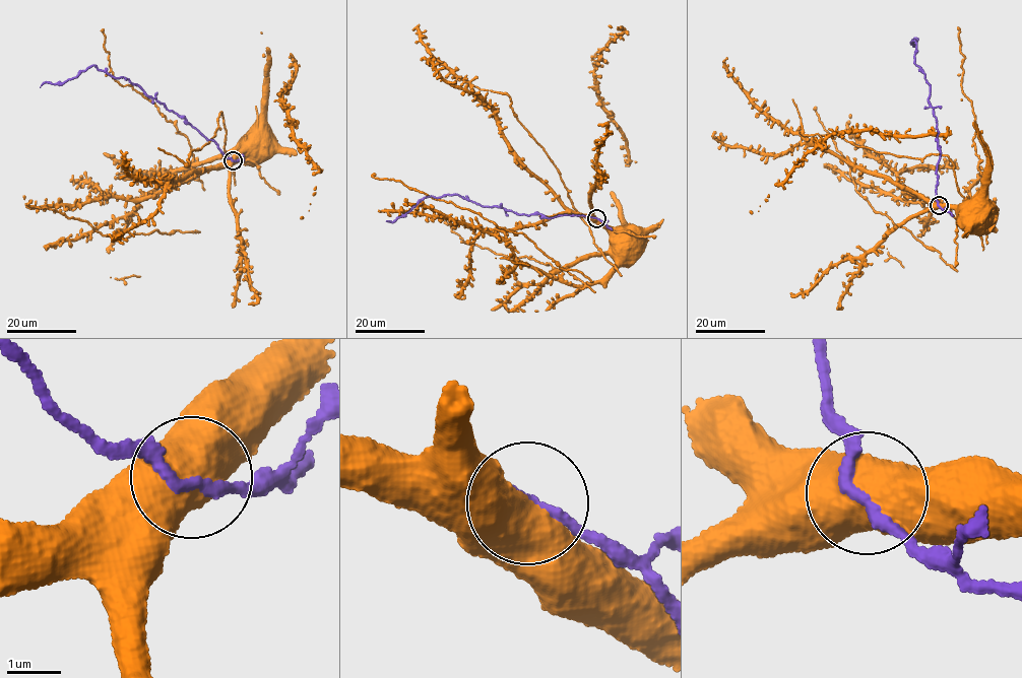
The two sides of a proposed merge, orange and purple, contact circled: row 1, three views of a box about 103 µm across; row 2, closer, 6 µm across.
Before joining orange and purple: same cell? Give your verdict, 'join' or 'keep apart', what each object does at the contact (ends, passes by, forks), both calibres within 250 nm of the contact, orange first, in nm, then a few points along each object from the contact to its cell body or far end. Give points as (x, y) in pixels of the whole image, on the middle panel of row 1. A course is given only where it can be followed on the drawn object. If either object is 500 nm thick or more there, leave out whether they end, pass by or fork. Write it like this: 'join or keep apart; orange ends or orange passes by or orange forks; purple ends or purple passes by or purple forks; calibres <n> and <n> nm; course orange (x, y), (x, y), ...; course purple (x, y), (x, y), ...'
join; calibres 750 and 180 nm; course orange (597, 218), (611, 234), (621, 261); course purple (597, 218), (523, 214), (447, 194), (424, 197), (406, 214), (393, 221), (386, 220)

